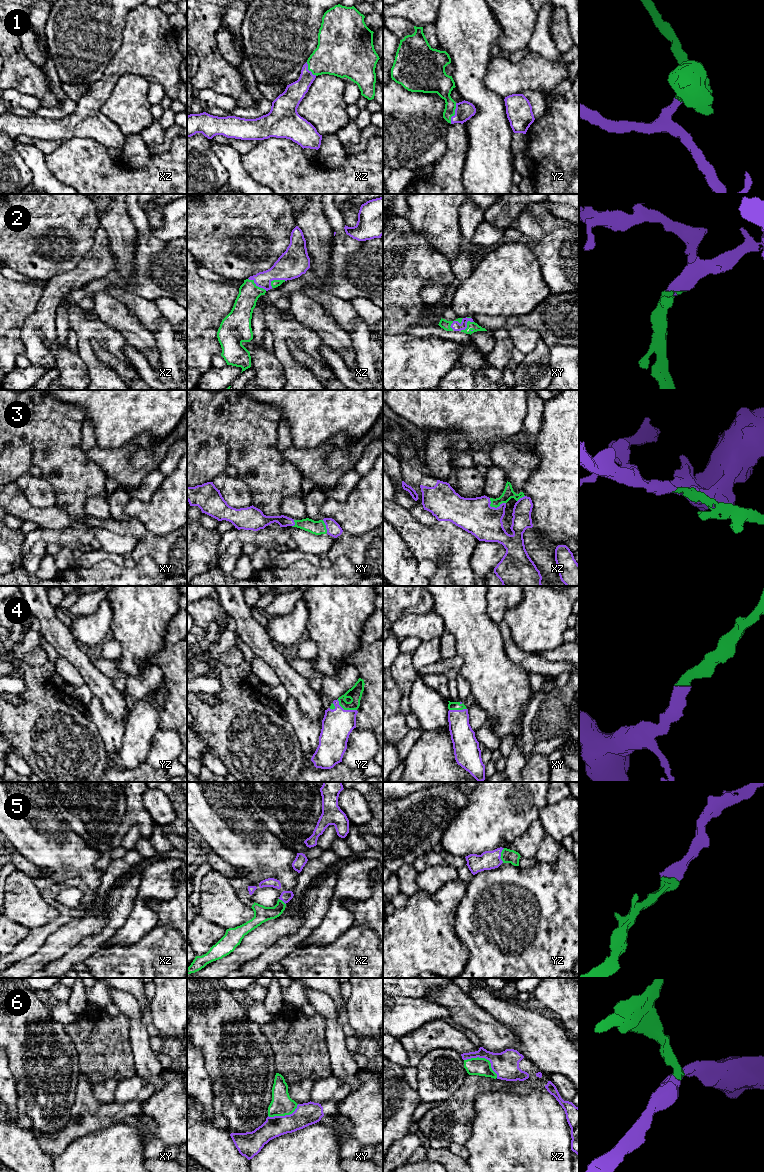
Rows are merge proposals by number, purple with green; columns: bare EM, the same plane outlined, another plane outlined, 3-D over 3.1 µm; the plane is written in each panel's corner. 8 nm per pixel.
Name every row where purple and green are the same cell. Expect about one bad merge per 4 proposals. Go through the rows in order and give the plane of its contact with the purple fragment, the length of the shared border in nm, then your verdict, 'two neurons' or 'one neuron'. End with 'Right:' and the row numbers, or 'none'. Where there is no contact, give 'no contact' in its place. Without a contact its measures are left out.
1: yz | 180 nm | one neuron
2: xz | 180 nm | one neuron
3: xz | 140 nm | one neuron
4: yz | 180 nm | one neuron
5: yz | 120 nm | one neuron
6: xz | 300 nm | one neuron
Right: 1, 2, 3, 4, 5, 6

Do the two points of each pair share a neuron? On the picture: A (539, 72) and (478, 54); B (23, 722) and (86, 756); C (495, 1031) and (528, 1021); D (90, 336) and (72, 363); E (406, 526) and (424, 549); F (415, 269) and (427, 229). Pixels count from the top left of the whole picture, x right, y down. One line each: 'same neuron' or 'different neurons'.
A: different neurons
B: same neuron
C: different neurons
D: different neurons
E: same neuron
F: different neurons

